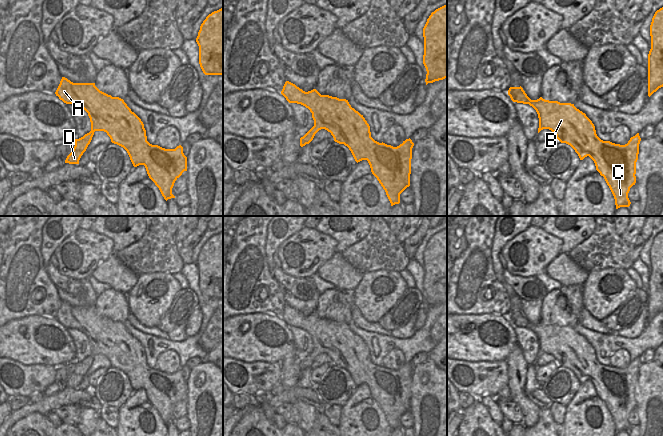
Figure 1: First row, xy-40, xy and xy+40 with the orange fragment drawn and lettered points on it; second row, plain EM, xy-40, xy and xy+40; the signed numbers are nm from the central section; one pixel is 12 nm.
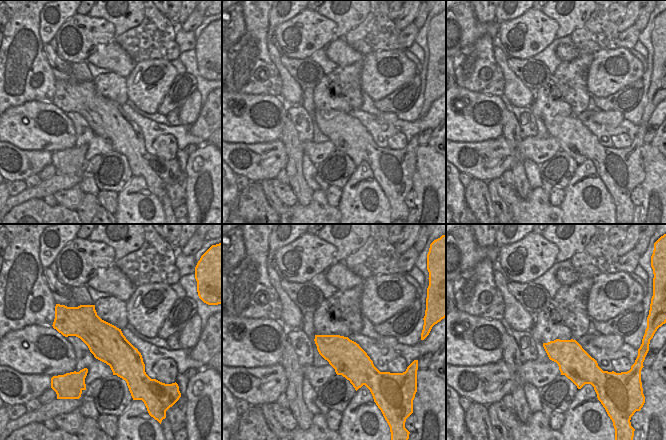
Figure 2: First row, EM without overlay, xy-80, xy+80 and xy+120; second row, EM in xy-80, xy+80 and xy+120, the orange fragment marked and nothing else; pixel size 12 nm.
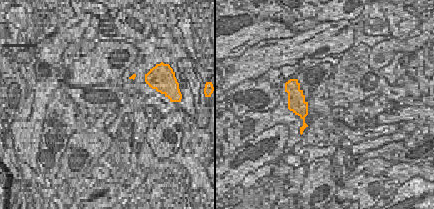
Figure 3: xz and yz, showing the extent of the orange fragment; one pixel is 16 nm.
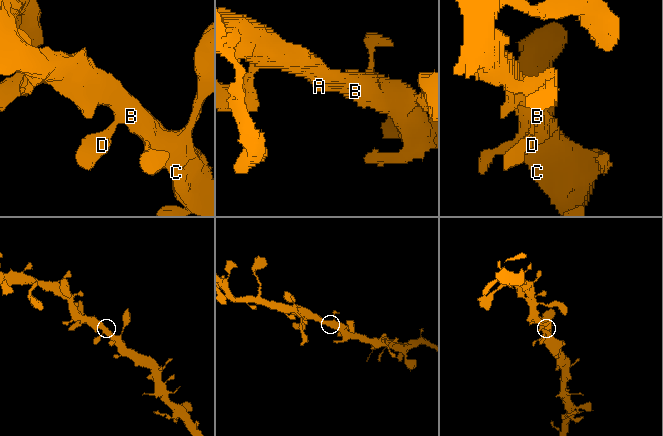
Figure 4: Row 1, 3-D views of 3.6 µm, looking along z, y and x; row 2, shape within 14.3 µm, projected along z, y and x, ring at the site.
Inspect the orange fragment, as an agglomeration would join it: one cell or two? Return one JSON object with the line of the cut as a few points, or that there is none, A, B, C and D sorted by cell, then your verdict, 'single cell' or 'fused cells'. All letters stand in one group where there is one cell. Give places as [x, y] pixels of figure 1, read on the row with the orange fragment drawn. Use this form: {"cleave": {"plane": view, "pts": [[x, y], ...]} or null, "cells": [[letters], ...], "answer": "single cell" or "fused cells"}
{"cleave": null, "cells": [["A", "B", "C", "D"]], "answer": "single cell"}

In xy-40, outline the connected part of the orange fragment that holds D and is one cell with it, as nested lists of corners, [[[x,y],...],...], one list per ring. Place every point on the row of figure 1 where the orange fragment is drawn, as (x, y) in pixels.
[[[62,77],[55,94],[64,103],[83,108],[91,122],[91,131],[75,139],[75,146],[65,163],[79,164],[94,132],[104,131],[112,143],[127,151],[134,167],[145,166],[149,178],[166,201],[175,198],[172,194],[174,183],[187,171],[187,157],[181,145],[165,149],[150,144],[143,122],[124,100],[100,91],[95,83],[73,83]]]

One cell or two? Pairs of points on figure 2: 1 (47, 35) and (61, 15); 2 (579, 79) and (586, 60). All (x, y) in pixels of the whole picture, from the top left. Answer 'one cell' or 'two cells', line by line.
1: one cell
2: one cell

